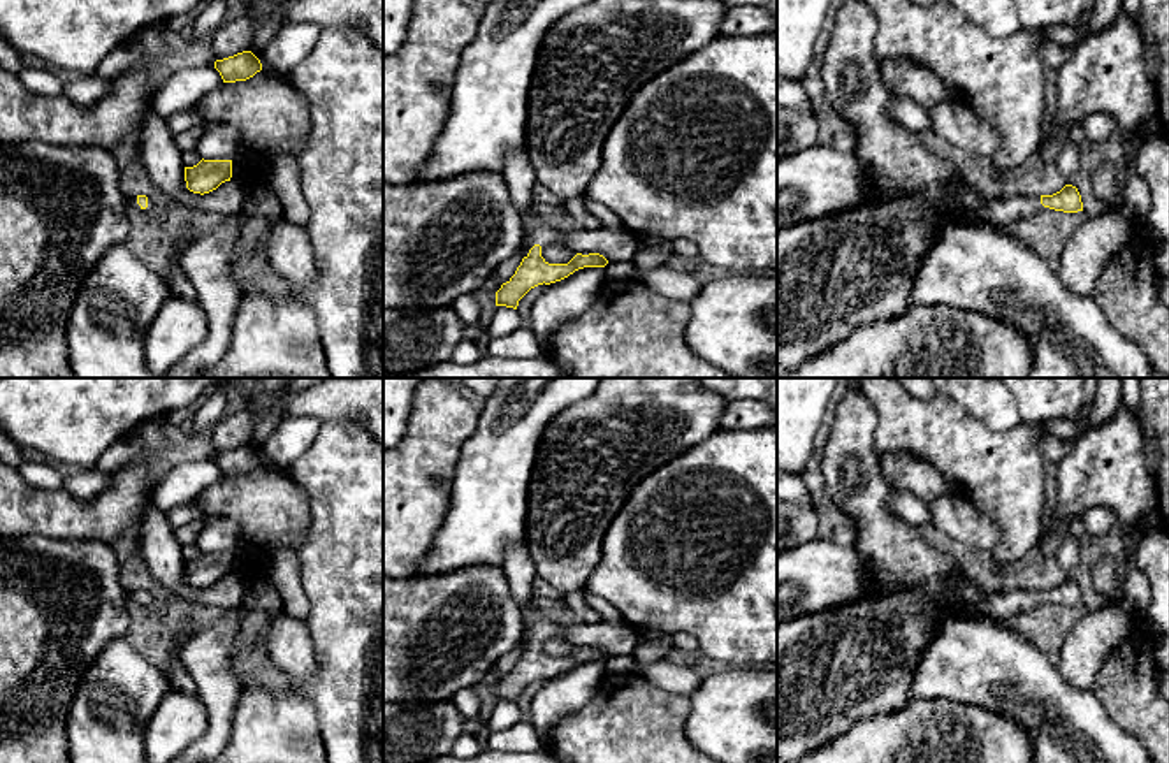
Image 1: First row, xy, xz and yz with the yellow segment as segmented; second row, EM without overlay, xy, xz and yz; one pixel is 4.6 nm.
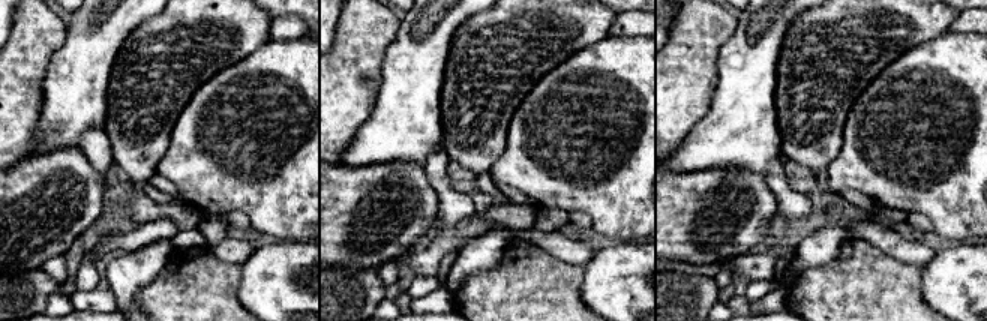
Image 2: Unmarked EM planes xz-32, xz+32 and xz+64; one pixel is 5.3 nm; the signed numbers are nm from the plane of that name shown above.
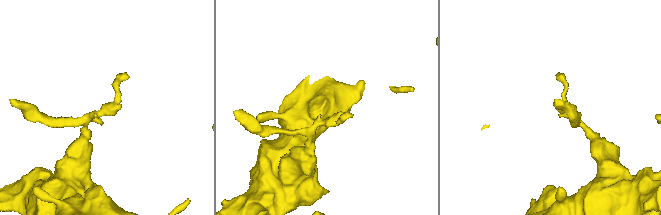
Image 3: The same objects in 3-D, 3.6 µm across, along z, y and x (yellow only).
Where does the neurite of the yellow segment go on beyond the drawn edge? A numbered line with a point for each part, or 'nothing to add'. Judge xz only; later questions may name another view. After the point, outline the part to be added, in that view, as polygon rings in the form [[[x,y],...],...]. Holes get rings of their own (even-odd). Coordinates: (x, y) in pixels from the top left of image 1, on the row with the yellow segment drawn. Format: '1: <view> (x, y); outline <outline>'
1: xz (519, 174); outline [[[526,149],[510,151],[506,155],[506,165],[503,171],[503,178],[510,188],[515,207],[522,214],[524,257],[527,257],[529,250],[534,244],[540,244],[541,251],[550,244],[559,244],[563,237],[563,230],[538,218],[533,213],[533,188],[536,185],[536,172],[531,165],[531,160]]]

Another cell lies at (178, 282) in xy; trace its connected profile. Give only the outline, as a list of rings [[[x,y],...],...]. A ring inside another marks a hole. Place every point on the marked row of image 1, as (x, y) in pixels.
[[[186,230],[181,237],[179,237],[179,244],[176,250],[176,257],[172,262],[172,272],[171,276],[165,280],[171,292],[178,297],[185,297],[185,299],[197,299],[197,292],[195,287],[192,285],[192,281],[188,280],[188,276],[185,274],[185,271],[179,265],[179,258],[181,255],[188,250],[188,246],[193,243],[193,234],[190,230]]]

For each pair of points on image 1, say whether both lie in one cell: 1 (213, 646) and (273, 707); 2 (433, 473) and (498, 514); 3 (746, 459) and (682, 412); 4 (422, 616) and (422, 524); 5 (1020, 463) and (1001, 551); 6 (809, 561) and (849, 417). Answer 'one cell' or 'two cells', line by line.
1: two cells
2: two cells
3: two cells
4: two cells
5: one cell
6: two cells

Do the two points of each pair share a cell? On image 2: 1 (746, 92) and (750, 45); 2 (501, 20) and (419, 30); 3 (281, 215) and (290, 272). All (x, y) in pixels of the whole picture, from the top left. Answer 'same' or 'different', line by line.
1: same
2: different
3: different

